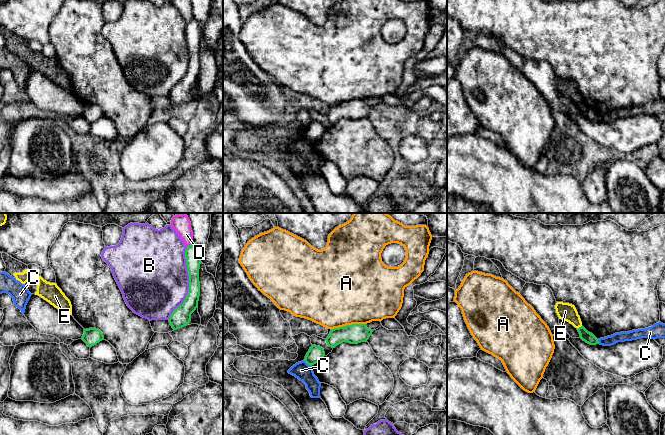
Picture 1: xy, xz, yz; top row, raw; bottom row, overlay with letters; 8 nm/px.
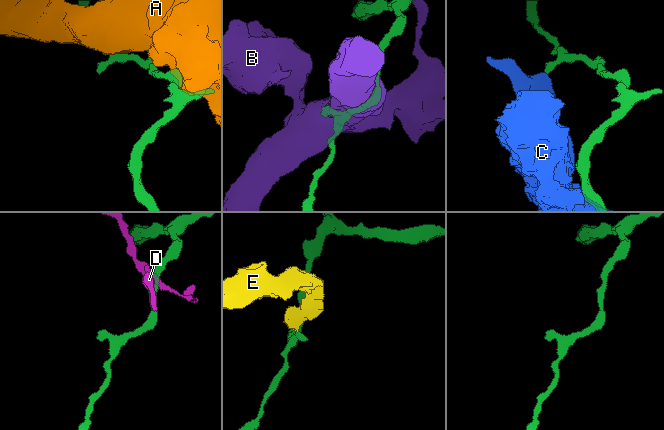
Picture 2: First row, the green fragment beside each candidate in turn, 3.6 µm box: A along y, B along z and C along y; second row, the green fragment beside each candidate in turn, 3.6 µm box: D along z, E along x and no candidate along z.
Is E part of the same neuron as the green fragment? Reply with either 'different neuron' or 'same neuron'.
different neuron

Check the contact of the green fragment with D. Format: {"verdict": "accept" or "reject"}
{"verdict": "reject"}

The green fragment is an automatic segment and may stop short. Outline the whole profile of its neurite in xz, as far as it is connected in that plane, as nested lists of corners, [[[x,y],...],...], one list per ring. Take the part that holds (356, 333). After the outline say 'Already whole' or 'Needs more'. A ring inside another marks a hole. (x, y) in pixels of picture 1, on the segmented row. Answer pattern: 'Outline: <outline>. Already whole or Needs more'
Outline: [[[352,324],[331,329],[326,343],[329,347],[335,348],[337,345],[348,342],[358,344],[366,342],[374,330],[368,329],[366,324]]]. Already whole

